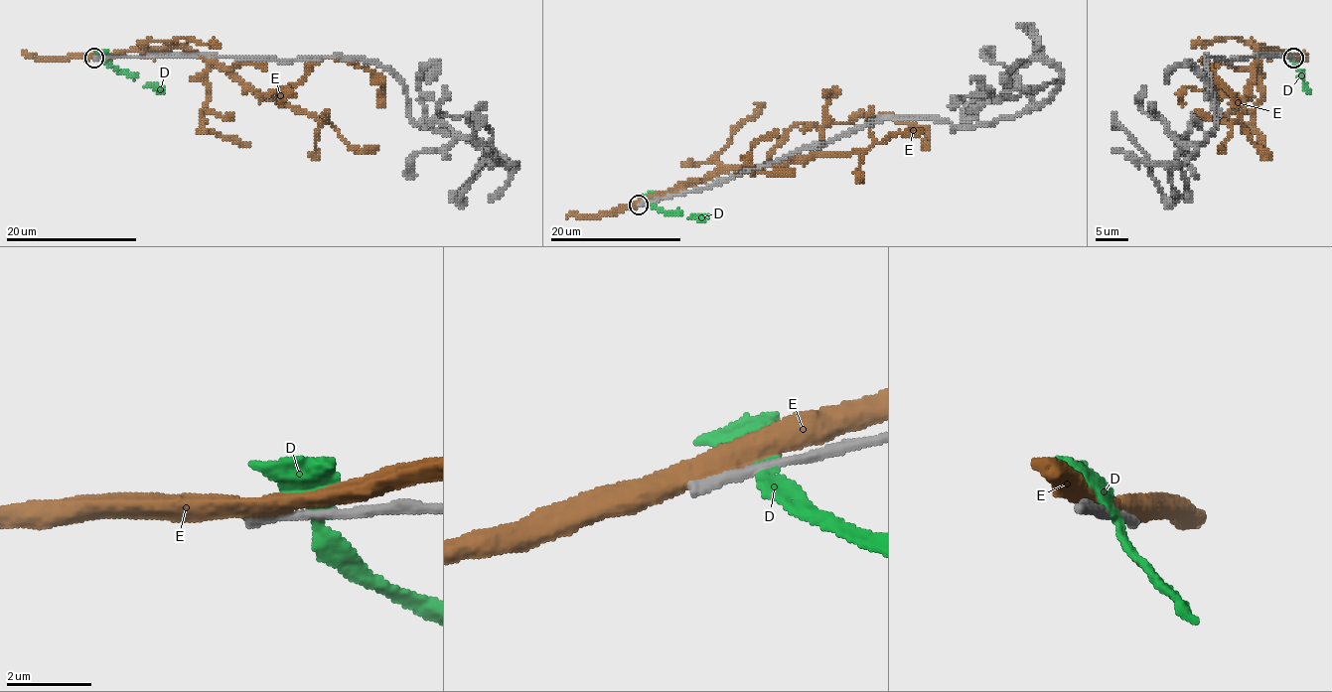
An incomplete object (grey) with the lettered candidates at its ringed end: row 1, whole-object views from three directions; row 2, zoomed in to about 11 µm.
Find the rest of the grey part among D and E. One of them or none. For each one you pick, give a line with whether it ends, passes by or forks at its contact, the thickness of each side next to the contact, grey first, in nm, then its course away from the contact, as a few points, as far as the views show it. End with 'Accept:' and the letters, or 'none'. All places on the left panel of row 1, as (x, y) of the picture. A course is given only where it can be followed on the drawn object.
Accept: none

